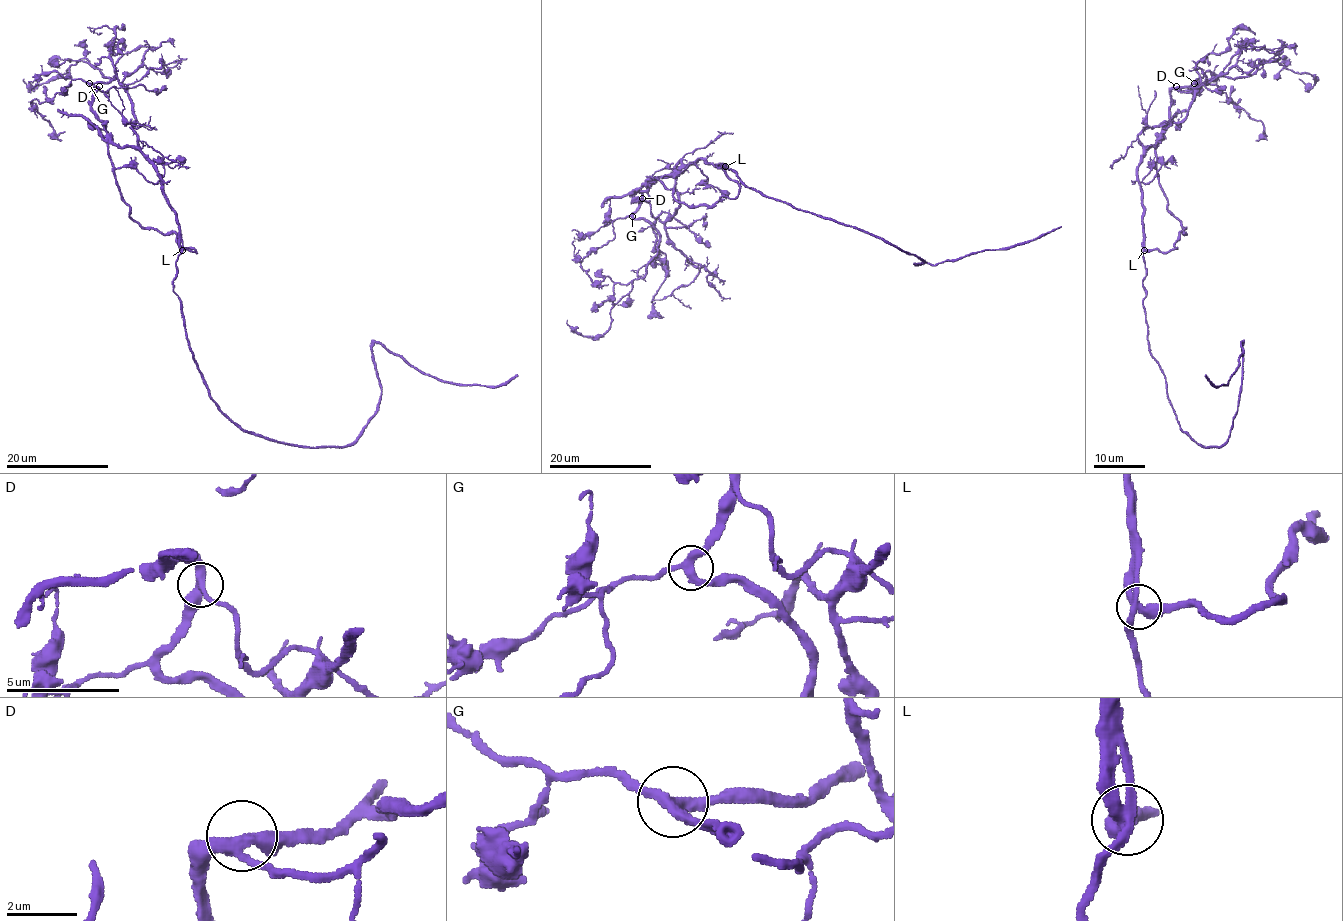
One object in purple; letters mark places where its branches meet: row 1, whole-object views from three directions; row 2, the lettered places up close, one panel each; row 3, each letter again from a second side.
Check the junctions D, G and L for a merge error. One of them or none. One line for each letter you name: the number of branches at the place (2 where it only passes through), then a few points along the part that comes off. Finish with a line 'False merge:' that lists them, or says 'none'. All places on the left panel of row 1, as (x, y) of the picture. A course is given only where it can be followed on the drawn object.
False merge: none

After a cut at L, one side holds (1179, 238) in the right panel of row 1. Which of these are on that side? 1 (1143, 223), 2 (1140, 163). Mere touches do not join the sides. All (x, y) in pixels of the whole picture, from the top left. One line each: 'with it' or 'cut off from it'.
1: cut off from it
2: cut off from it

